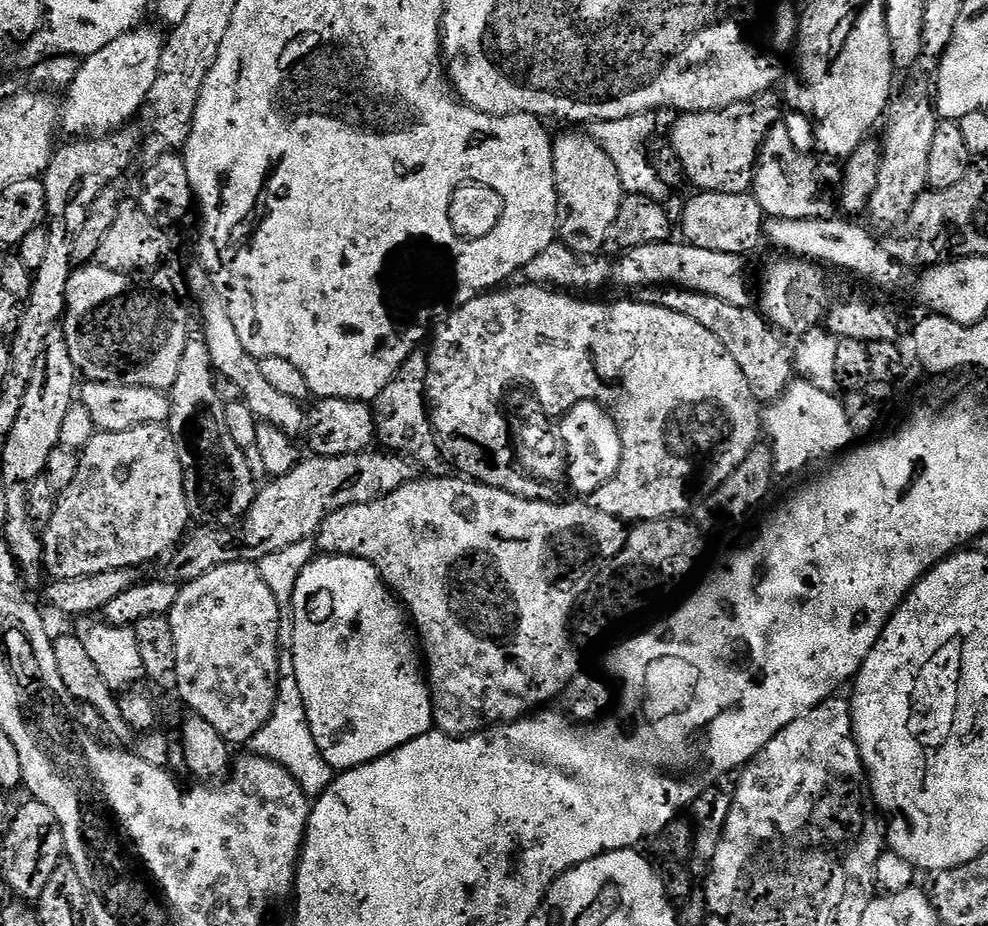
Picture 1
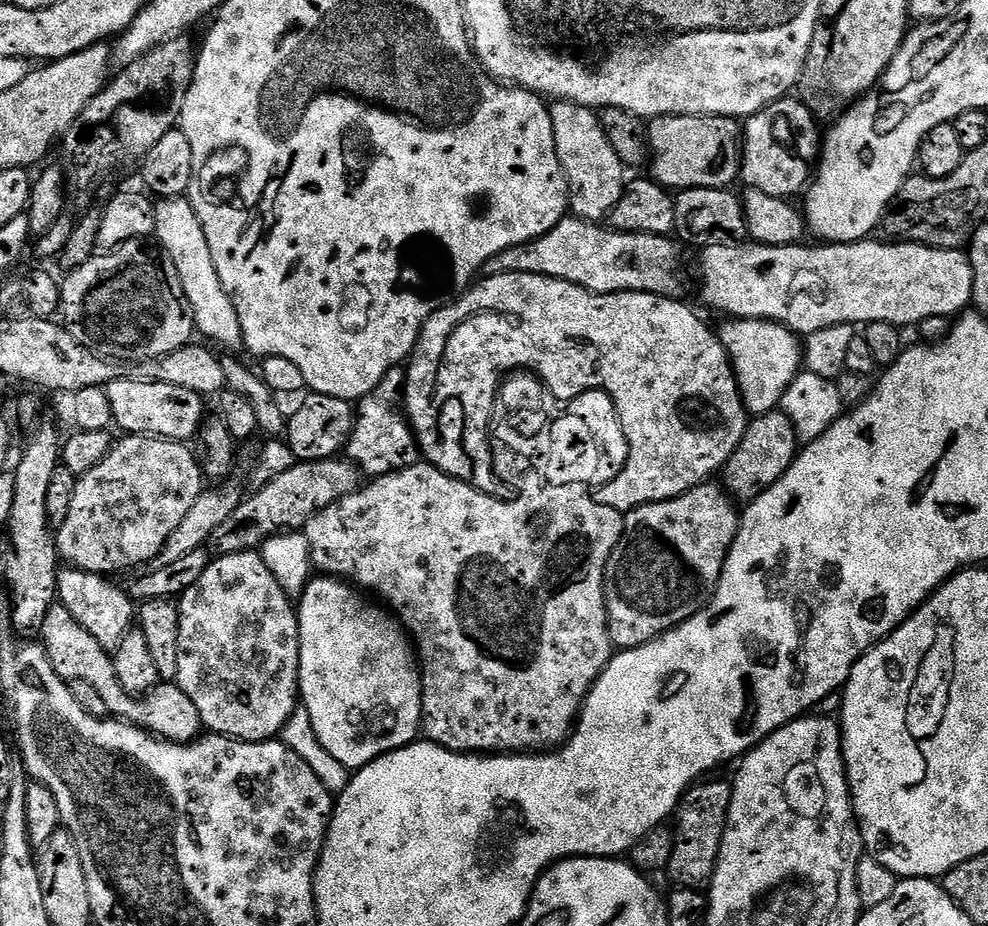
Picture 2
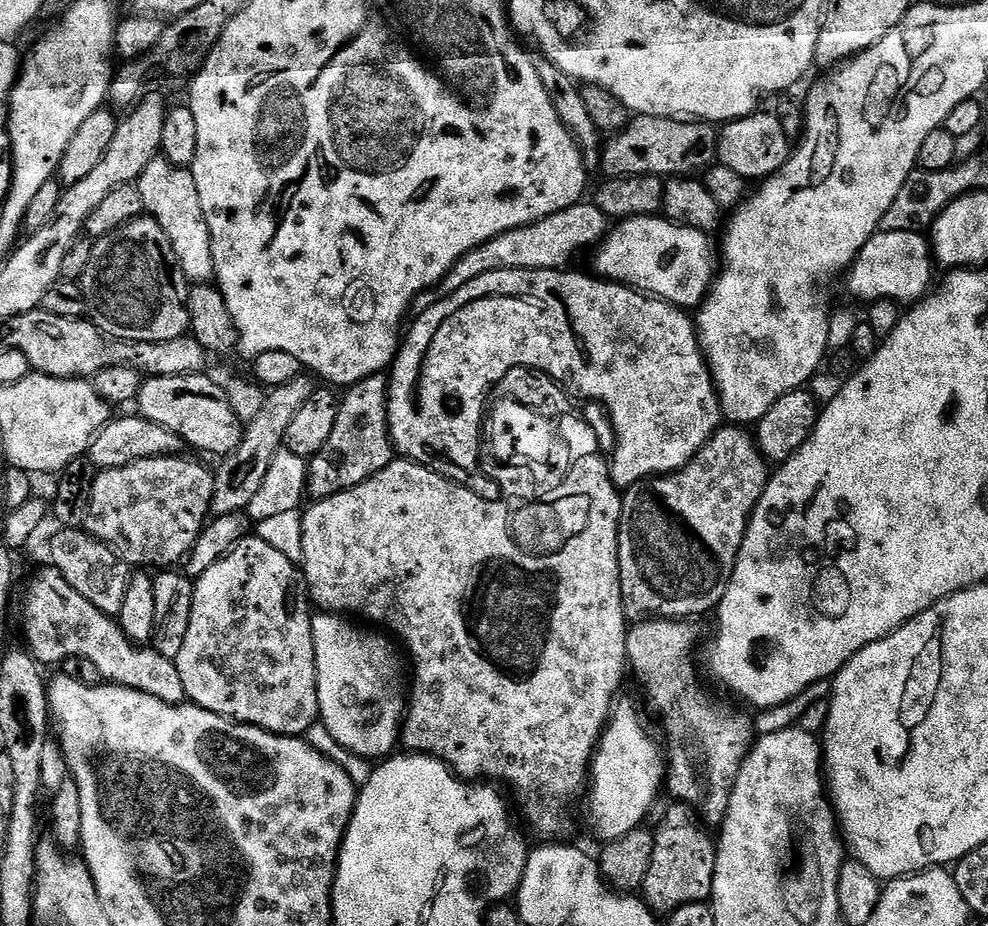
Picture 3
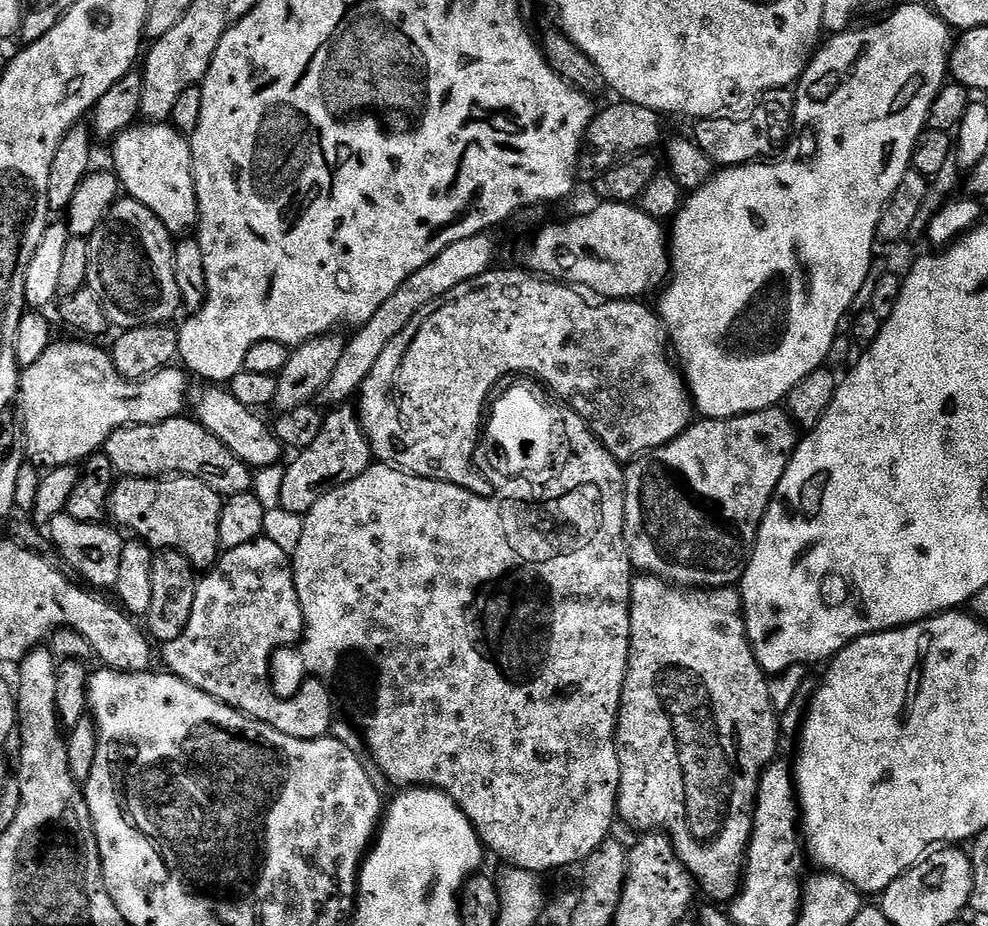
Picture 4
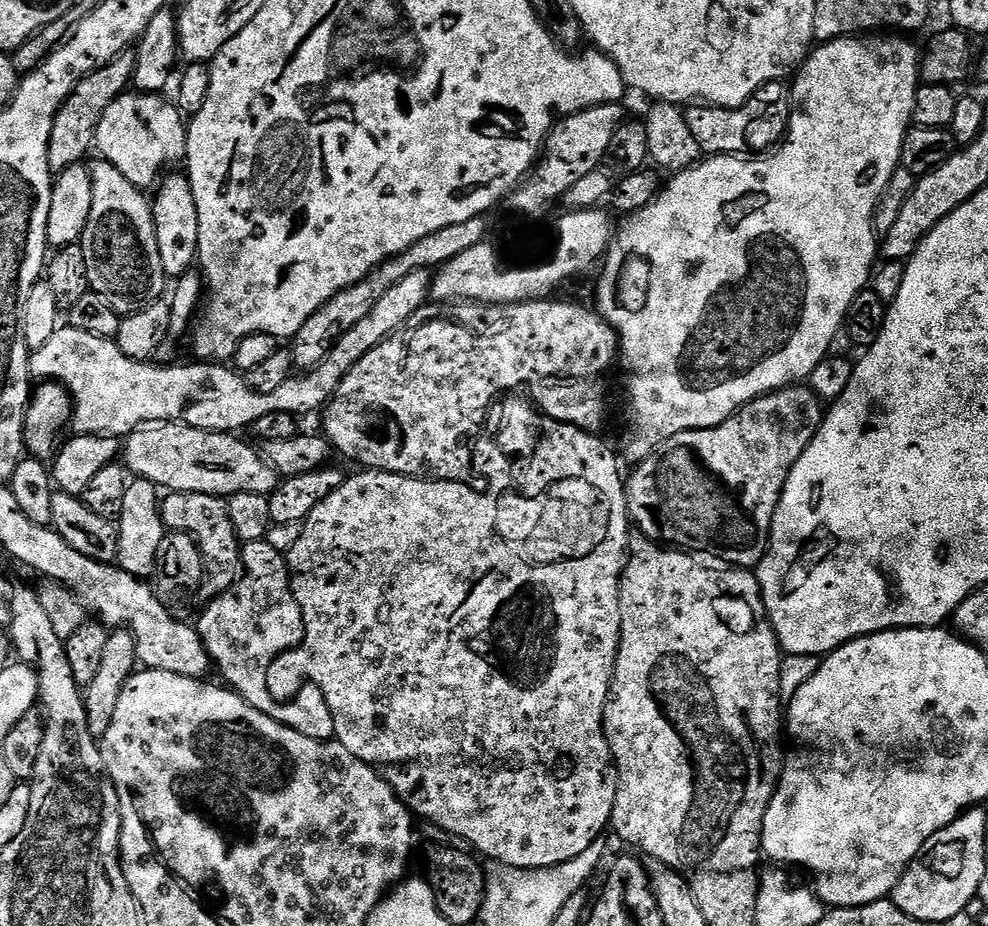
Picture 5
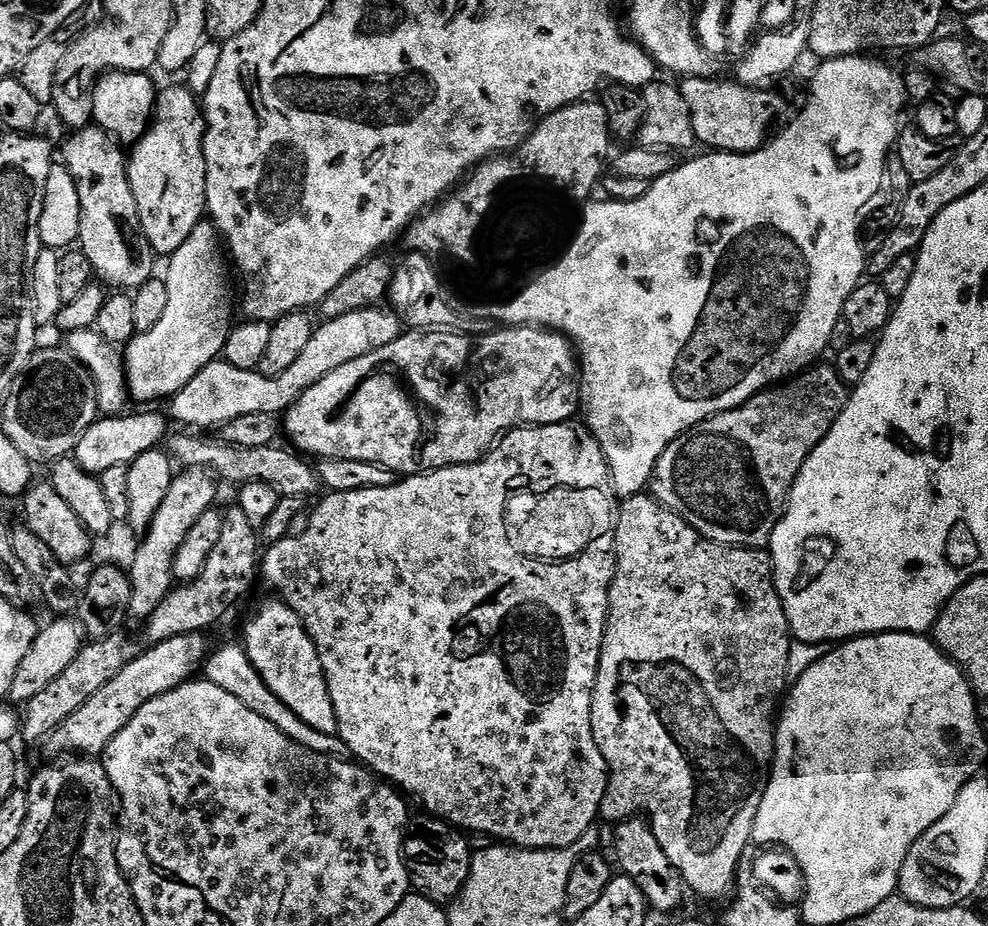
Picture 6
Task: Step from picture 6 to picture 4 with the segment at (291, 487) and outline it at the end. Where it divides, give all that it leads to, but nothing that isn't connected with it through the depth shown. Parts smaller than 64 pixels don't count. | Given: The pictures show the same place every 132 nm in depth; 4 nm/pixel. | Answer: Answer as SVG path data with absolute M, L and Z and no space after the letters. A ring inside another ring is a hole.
M181 414L163 420L157 424L134 424L131 428L120 428L105 442L102 455L110 458L112 469L124 478L163 478L165 476L189 476L206 482L221 498L237 496L243 492L253 491L253 469L243 464L233 452L219 444L205 428L201 428L195 419Z

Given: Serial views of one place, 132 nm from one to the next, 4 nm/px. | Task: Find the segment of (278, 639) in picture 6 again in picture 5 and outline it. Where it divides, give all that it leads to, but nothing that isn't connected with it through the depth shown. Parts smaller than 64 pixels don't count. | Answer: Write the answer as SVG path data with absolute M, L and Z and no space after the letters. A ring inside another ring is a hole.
M267 538L250 542L243 545L240 567L242 571L237 575L235 584L231 584L225 592L211 597L212 601L205 606L204 613L200 616L200 624L198 623L198 631L204 639L208 655L212 657L218 668L220 664L221 678L219 679L247 704L254 706L262 714L274 718L278 723L285 724L287 728L298 730L298 734L306 734L306 738L331 741L336 735L334 714L330 714L326 694L322 694L317 684L305 684L293 700L283 702L274 699L268 689L268 671L276 657L290 651L291 648L298 648L304 640L304 619L292 589L285 553L274 550L274 546L270 546Z

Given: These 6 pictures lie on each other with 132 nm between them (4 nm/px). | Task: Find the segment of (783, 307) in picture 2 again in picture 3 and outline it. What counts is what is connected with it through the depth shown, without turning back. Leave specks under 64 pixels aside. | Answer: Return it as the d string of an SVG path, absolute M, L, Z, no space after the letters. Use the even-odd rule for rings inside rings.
M660 214L621 220L595 249L595 275L664 300L675 308L696 310L704 303L718 272L712 239L707 232L676 224ZM880 230L868 239L866 246L862 246L856 263L848 269L848 292L854 299L863 302L895 300L901 306L911 306L924 299L933 287L932 268L932 250L929 241L921 233Z

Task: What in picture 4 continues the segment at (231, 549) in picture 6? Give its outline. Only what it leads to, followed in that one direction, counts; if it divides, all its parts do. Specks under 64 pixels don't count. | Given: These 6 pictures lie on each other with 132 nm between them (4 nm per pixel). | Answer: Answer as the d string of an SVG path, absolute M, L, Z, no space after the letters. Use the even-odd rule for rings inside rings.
M120 478L112 489L108 516L113 525L119 526L125 533L132 532L128 534L135 539L149 546L181 552L193 568L207 570L214 567L222 555L218 522L223 509L221 496L198 478Z

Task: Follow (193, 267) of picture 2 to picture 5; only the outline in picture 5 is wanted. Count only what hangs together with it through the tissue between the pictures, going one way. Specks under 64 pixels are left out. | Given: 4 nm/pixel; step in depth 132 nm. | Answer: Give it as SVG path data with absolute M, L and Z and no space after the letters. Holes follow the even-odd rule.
M129 90L110 102L102 122L98 122L95 151L141 190L155 189L165 175L164 167L179 160L181 163L188 154L188 124L179 107L164 98L160 94Z

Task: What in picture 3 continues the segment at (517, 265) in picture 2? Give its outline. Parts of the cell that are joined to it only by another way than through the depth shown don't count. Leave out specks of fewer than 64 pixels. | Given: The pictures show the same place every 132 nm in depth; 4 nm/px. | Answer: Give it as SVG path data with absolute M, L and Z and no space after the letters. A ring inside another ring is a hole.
M581 202L562 210L558 214L550 214L533 224L515 228L482 246L466 253L461 260L448 271L438 285L438 291L429 290L416 297L411 311L419 314L430 306L434 306L442 297L454 294L466 286L466 282L474 282L474 278L482 278L482 274L490 274L494 270L564 270L579 252L595 249L600 241L608 235L610 221L598 210L594 202Z

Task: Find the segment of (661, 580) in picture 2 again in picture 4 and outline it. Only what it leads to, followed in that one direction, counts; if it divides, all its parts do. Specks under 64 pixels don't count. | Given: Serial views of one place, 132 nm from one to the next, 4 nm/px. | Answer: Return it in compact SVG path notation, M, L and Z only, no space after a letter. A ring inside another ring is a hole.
M783 407L767 408L761 412L751 412L745 416L734 416L731 420L697 419L674 442L645 452L638 460L627 465L624 474L624 541L628 547L628 557L632 559L632 567L637 573L658 576L670 586L689 590L707 590L709 588L730 588L739 585L740 577L748 569L752 551L758 538L758 530L774 494L778 490L778 482L782 482L782 474L786 474L786 466L798 443L798 425Z

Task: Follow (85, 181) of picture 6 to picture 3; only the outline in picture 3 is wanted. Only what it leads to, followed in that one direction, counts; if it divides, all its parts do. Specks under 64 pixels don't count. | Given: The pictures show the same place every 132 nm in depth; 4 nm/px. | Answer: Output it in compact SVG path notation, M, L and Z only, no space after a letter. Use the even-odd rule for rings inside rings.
M147 214L110 234L99 237L92 244L90 262L86 262L86 270L78 283L84 295L87 319L91 320L103 336L129 343L162 343L183 336L189 331L190 282L182 274L174 258L170 238L162 234L162 226L158 226L158 222Z

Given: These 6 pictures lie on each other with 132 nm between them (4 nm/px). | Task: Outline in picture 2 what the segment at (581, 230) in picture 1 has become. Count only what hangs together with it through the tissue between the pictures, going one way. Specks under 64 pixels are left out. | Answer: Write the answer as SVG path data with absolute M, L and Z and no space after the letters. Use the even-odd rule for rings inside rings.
M553 101L549 112L559 165L567 179L569 211L582 220L603 221L624 193L624 163L607 141L600 117L593 109L583 104Z

